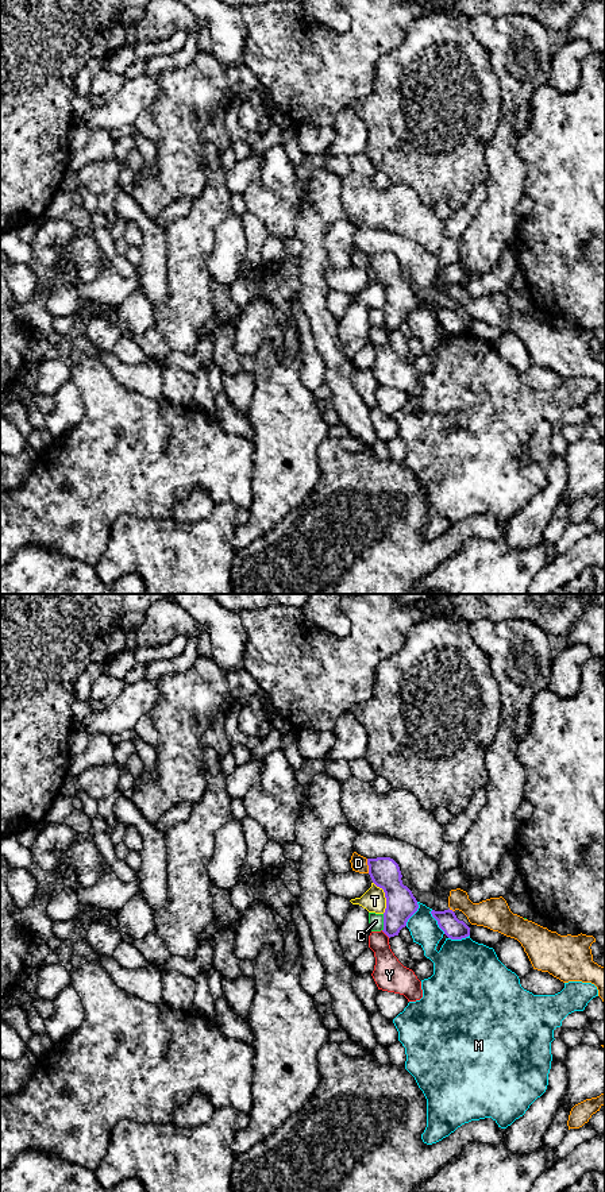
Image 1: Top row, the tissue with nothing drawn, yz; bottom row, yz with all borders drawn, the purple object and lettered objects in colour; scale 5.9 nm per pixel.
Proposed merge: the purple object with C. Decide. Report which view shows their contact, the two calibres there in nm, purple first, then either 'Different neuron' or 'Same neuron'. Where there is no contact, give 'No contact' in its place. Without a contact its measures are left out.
Touches purple in yz. Thickness 180 nm (purple) against 90 nm. Different neuron

